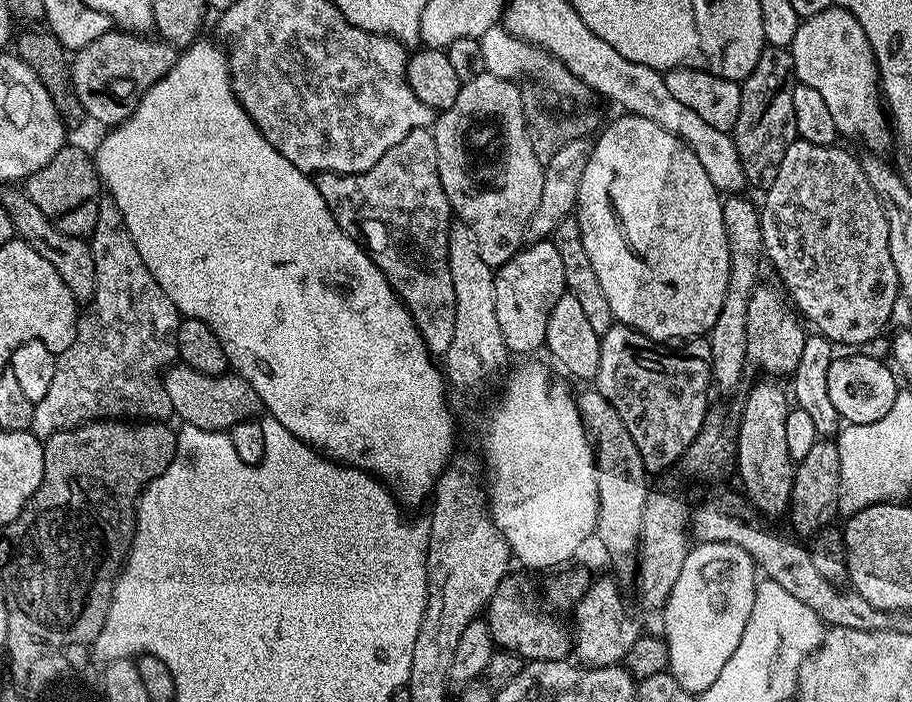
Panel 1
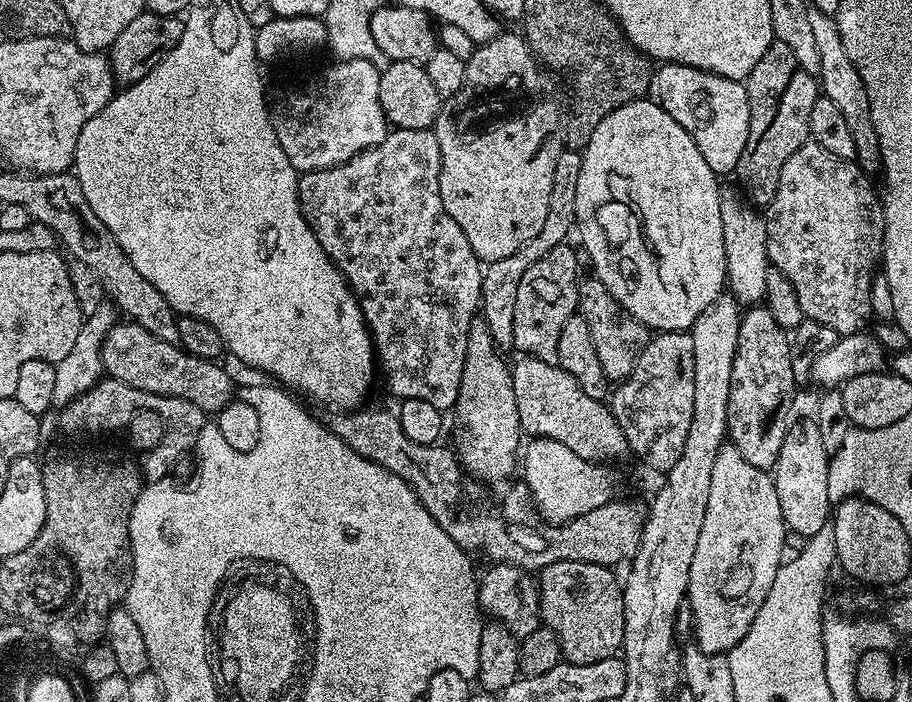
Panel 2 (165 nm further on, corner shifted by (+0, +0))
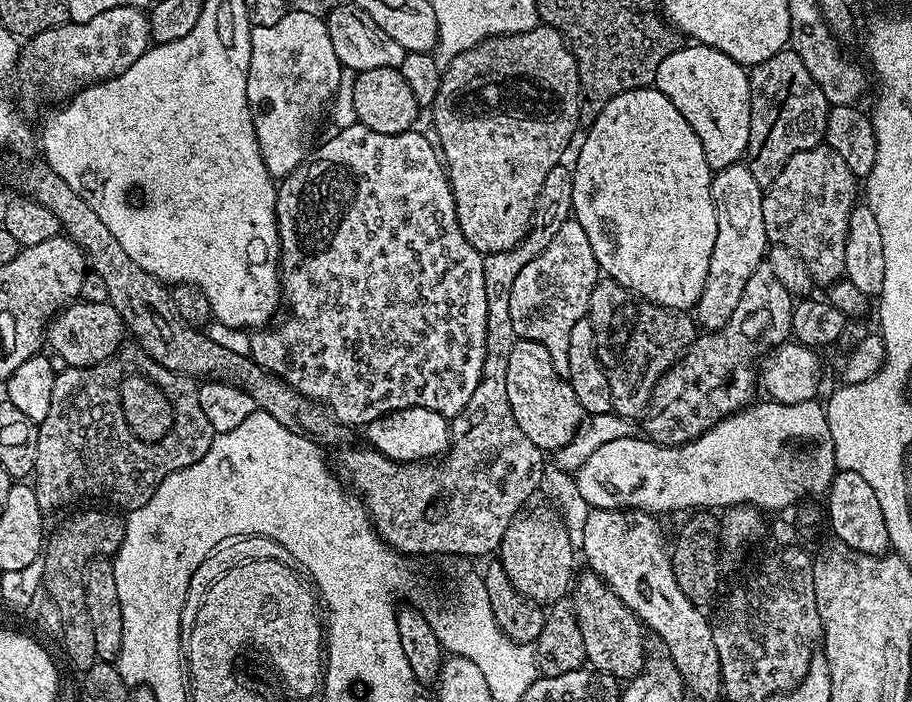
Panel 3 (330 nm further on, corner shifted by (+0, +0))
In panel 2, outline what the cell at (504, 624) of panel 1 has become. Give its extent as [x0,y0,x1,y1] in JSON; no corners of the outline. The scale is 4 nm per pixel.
[539,562,624,664]

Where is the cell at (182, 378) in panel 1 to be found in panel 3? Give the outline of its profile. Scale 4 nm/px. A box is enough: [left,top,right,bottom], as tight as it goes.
[46,302,126,368]

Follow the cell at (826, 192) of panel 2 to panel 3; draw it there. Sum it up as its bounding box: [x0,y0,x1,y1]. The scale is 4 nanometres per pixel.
[762,146,858,286]

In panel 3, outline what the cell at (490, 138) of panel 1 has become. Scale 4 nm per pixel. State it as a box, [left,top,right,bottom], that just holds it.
[430,26,581,254]

